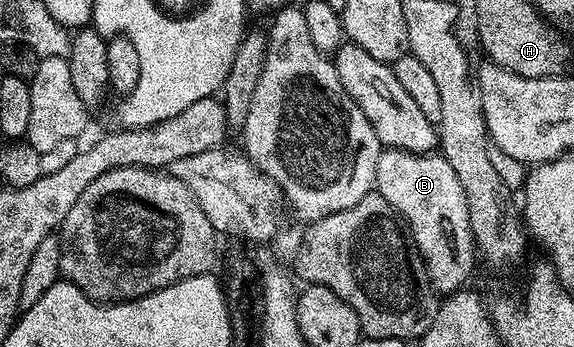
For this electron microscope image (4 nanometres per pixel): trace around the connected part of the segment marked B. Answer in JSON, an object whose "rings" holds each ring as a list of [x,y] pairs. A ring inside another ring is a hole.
{"rings":[[[384,148],[376,167],[375,191],[408,225],[408,233],[424,259],[433,288],[440,294],[459,292],[465,287],[472,267],[478,264],[476,241],[470,230],[470,210],[458,174],[442,154],[403,152],[401,148]]]}

